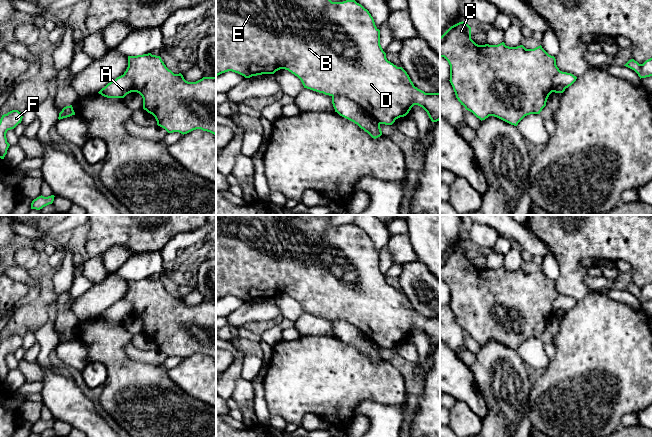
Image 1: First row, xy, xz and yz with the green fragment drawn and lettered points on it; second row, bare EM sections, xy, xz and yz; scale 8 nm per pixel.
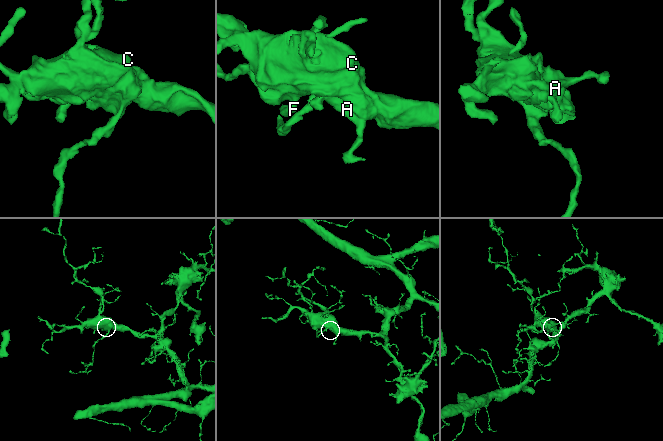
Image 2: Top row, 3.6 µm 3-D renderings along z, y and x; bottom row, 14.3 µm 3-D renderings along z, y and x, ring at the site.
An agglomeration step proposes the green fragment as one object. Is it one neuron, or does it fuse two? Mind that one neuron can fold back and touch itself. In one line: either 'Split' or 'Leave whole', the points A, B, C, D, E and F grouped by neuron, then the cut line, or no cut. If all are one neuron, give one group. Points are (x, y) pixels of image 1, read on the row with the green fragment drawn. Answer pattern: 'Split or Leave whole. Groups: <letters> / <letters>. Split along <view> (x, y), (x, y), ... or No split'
Leave whole. Groups: A B C D E F. No split

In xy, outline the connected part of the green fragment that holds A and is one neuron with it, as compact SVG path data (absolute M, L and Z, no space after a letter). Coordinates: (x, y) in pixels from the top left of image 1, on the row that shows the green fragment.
M151 53L128 56L128 67L123 75L108 83L98 93L107 98L124 98L131 92L139 93L143 98L143 109L152 114L157 125L168 133L187 134L201 129L216 135L216 77L203 77L196 82L188 82L181 73L174 74L169 70L160 56Z

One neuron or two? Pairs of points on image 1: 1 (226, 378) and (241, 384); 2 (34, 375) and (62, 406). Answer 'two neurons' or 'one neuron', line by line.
1: two neurons
2: two neurons

